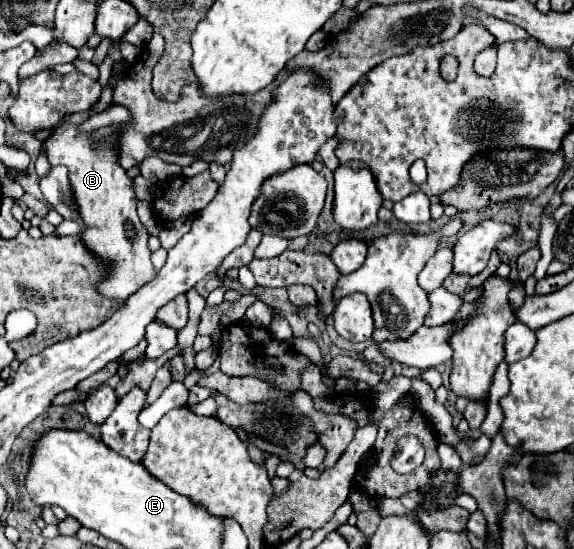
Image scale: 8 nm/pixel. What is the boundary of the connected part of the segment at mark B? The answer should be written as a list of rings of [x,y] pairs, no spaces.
[[[64,125],[44,143],[50,165],[68,167],[70,193],[74,197],[74,209],[84,223],[80,239],[88,251],[106,267],[104,279],[96,285],[106,299],[126,299],[148,283],[156,269],[150,261],[148,233],[136,215],[136,195],[132,191],[132,179],[118,163],[116,139],[106,139],[98,149],[92,149],[88,133],[80,133],[74,125]]]

